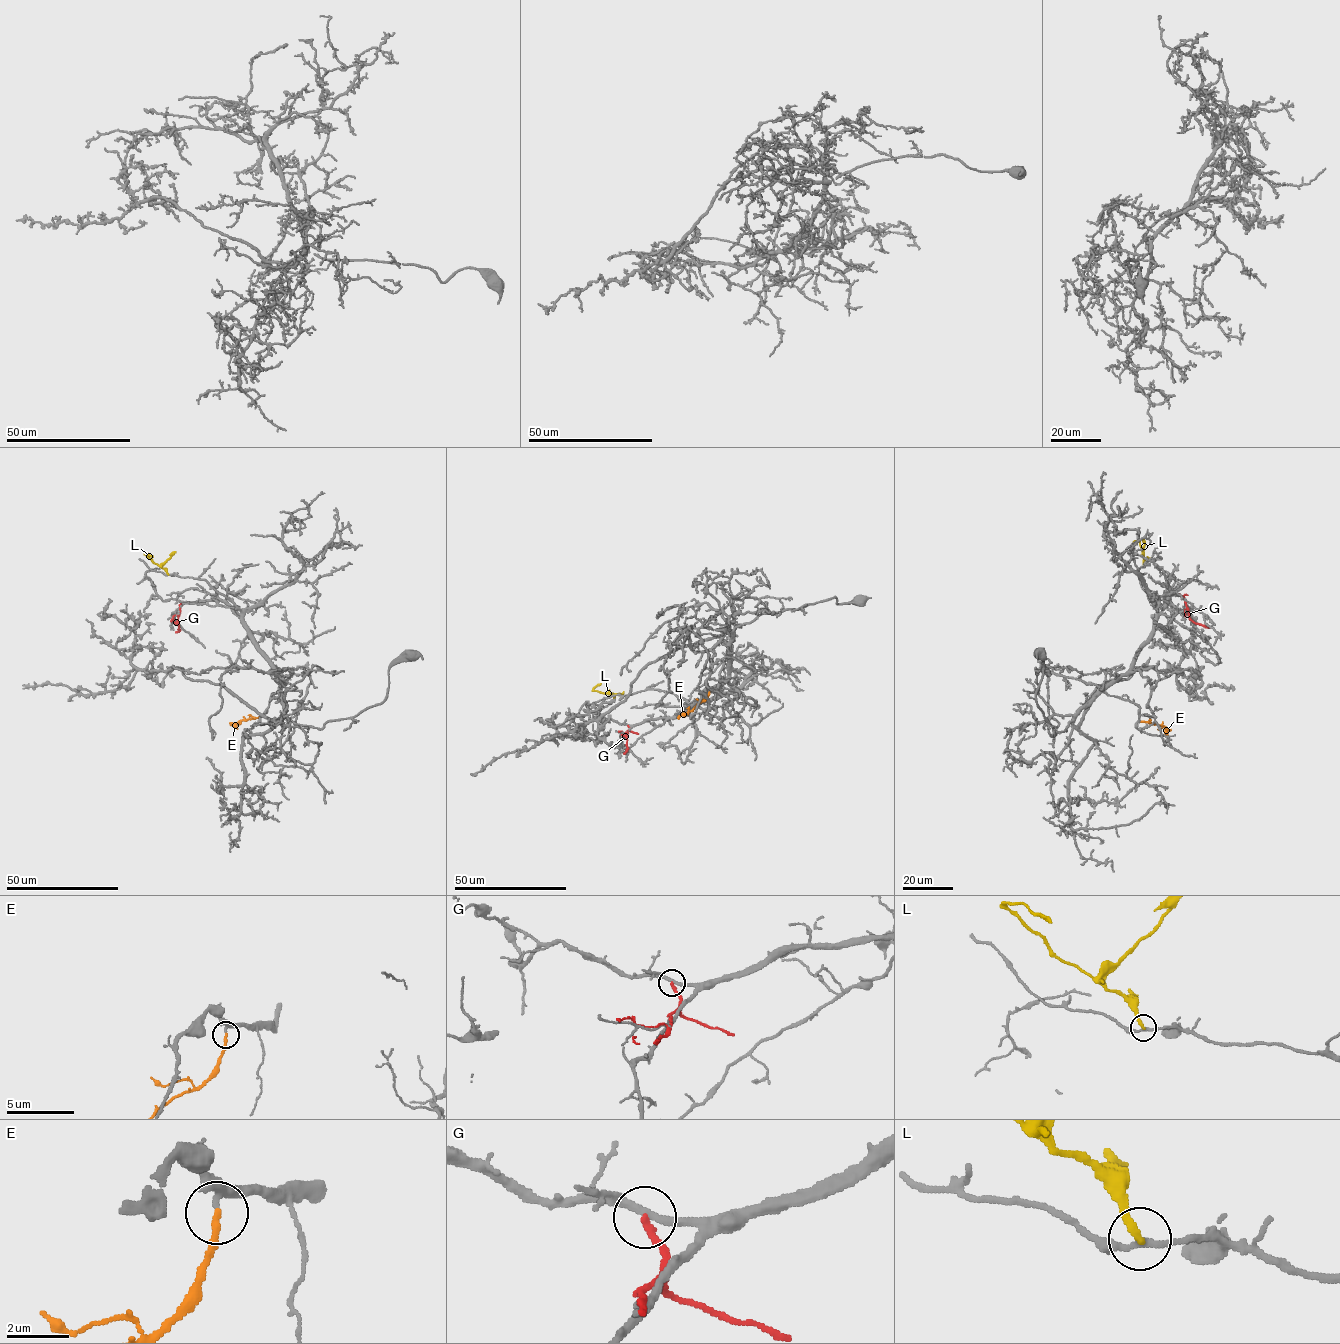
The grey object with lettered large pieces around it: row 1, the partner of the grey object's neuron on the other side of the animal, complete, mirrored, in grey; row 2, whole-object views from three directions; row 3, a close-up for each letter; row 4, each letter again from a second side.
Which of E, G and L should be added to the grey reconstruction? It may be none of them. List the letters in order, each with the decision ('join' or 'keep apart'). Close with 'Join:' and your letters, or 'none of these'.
E: join
G: keep apart
L: keep apart
Join: E

